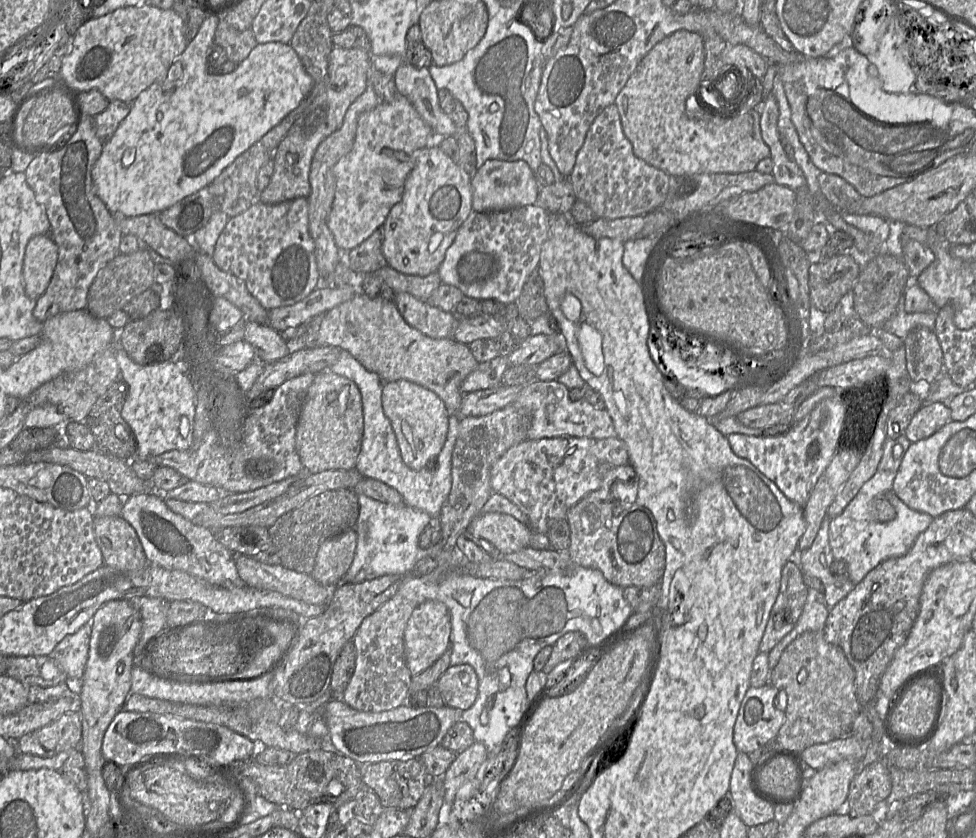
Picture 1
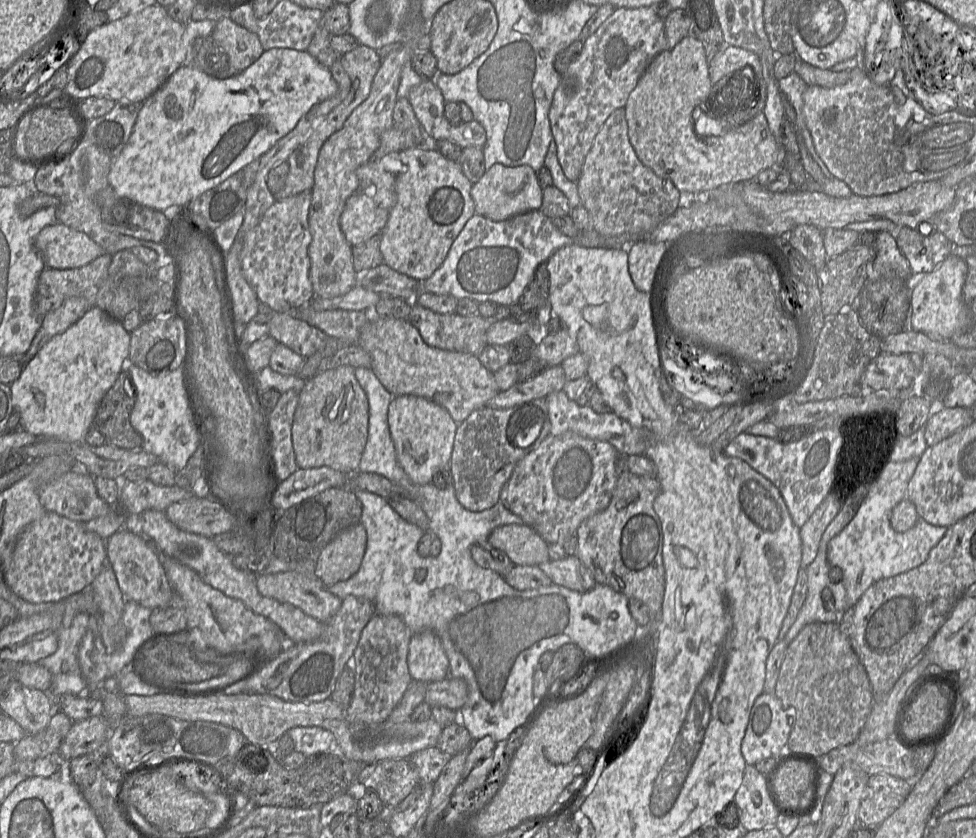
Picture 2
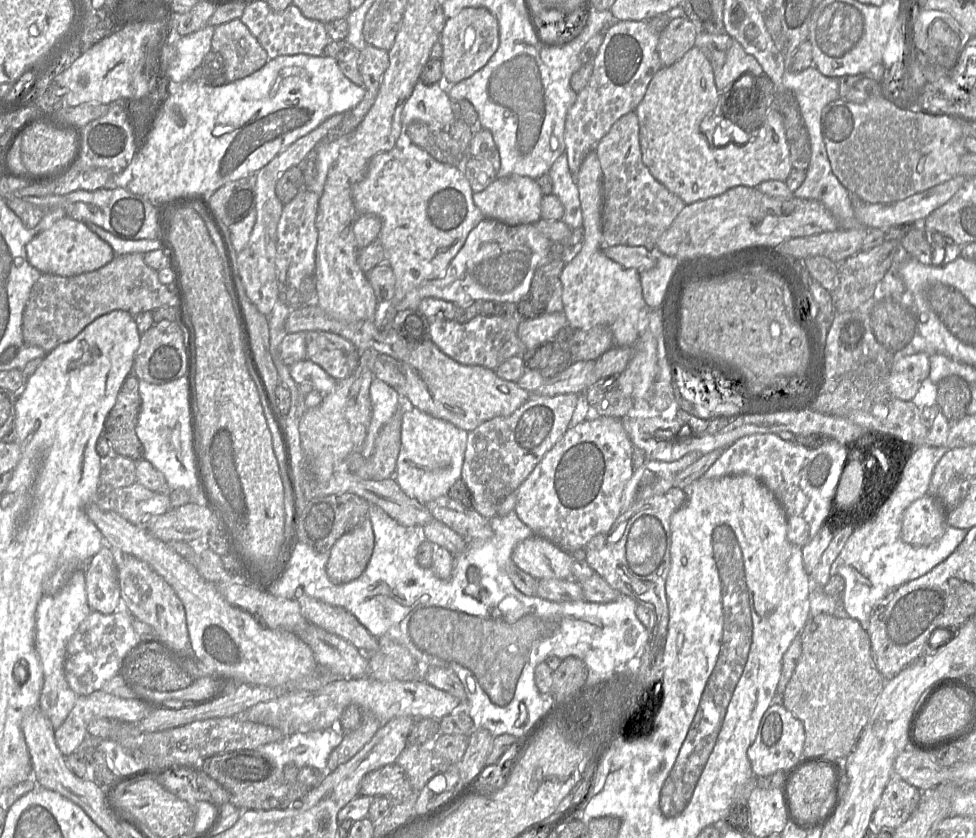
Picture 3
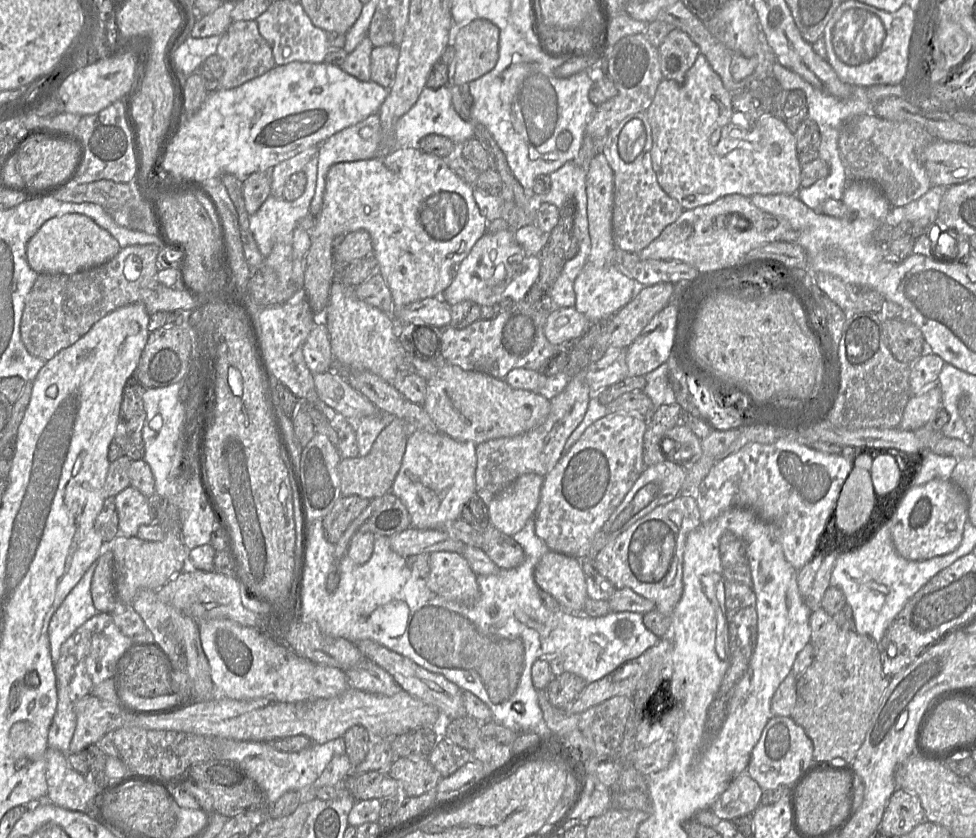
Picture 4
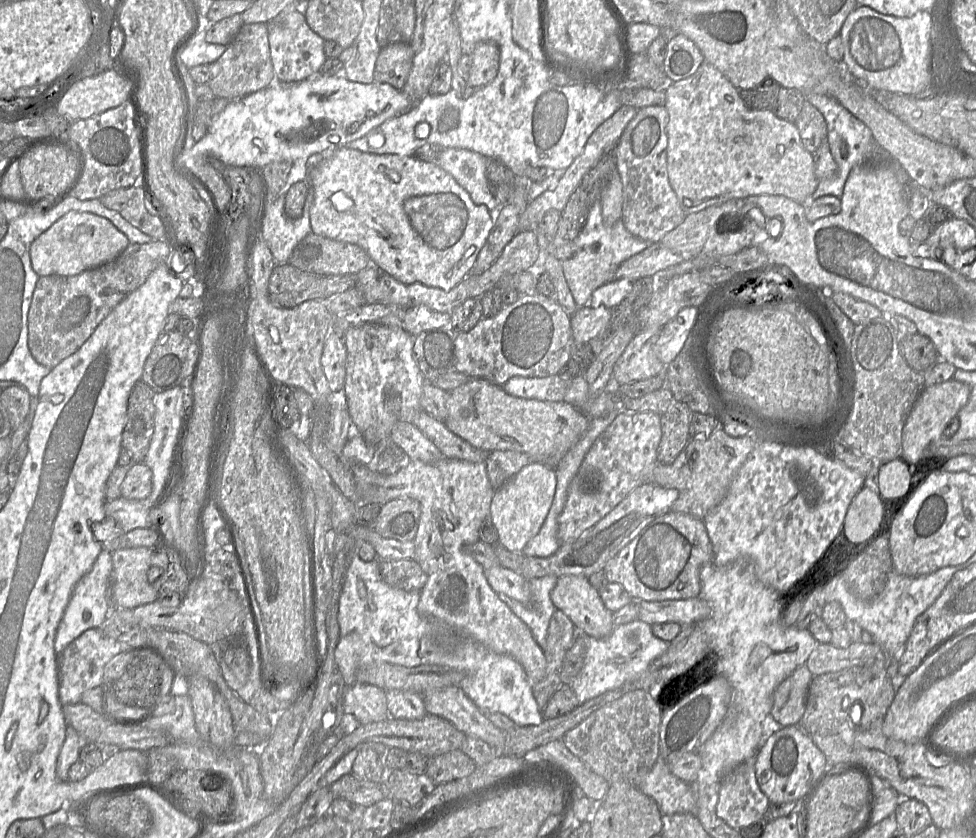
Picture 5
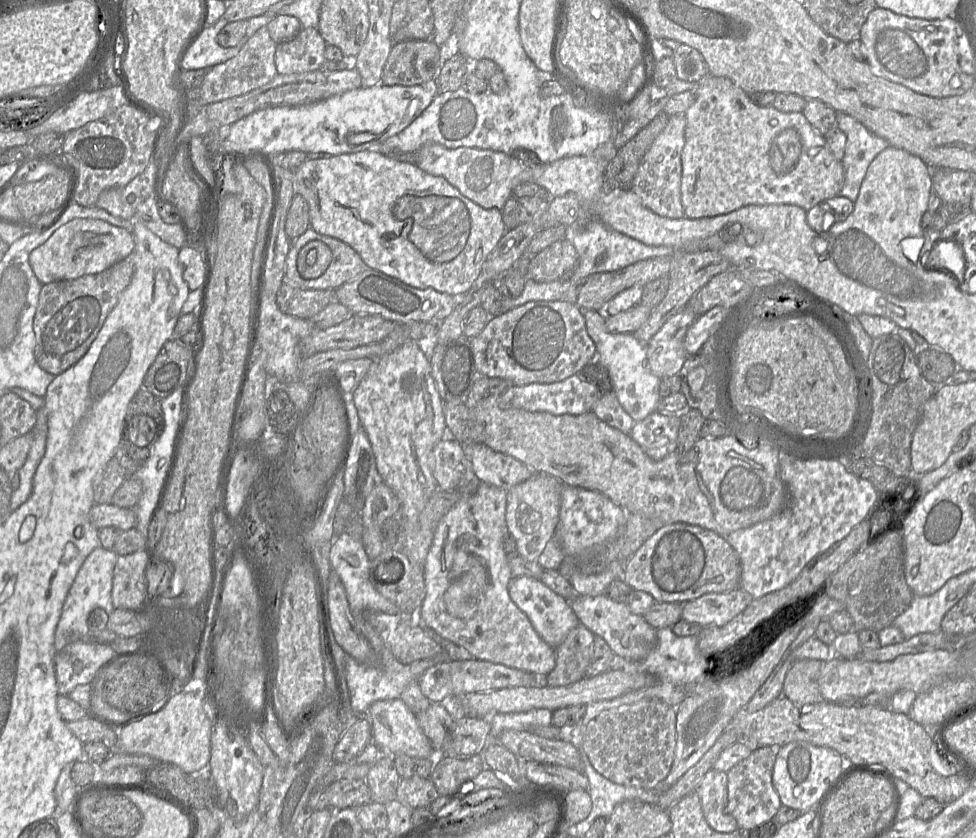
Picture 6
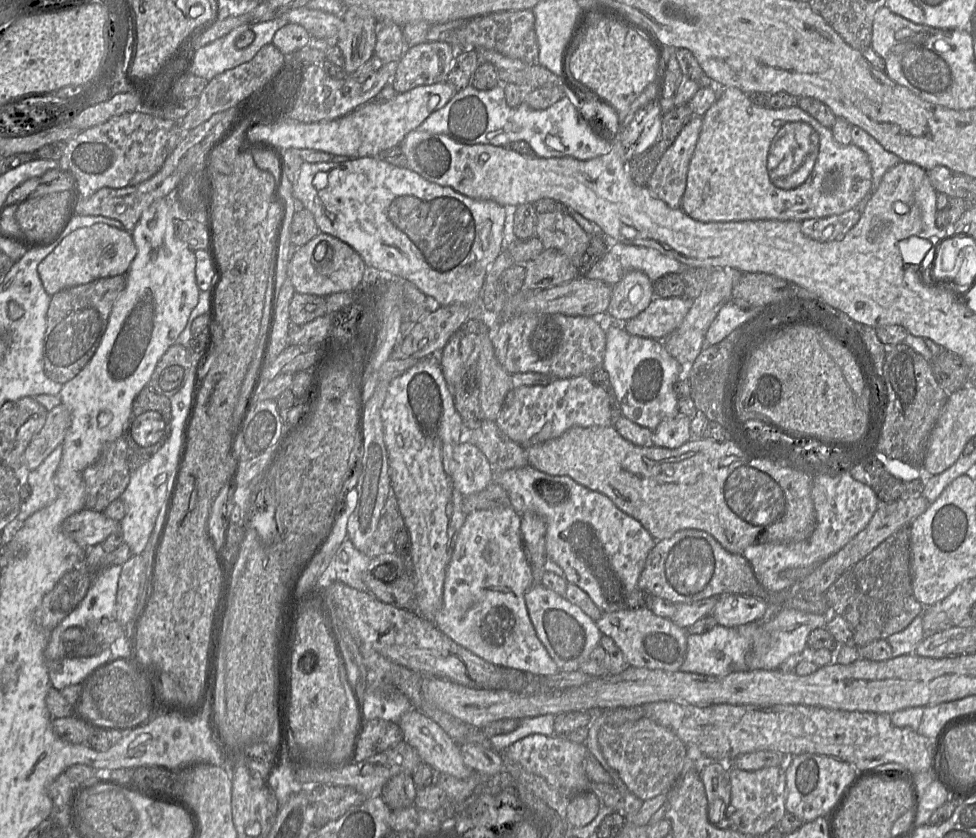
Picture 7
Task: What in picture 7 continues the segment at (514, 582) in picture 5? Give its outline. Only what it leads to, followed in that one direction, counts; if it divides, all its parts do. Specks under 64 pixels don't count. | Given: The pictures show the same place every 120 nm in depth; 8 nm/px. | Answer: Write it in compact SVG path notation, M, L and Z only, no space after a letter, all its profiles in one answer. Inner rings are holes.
M536 582L525 593L526 607L536 631L549 655L560 671L578 671L592 651L600 644L602 633L587 614L564 596L545 588Z

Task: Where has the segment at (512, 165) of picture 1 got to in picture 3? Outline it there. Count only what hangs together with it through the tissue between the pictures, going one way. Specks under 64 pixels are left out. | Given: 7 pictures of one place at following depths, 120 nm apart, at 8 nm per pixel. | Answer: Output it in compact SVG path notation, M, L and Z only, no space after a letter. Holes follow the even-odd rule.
M512 174L497 178L483 191L473 193L474 204L485 218L497 220L506 225L534 224L541 219L543 193L535 179Z

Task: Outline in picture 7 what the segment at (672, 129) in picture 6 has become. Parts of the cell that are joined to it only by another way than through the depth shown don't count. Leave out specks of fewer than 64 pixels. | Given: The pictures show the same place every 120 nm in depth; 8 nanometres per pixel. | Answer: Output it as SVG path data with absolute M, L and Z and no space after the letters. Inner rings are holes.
M693 113L691 120L664 152L648 180L647 188L671 208L680 208L702 121L701 116Z

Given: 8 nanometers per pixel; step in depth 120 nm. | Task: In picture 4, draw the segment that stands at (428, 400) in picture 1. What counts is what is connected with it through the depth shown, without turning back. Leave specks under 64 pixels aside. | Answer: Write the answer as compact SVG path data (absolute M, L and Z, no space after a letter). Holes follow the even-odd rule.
M412 429L390 492L408 509L413 528L439 530L460 519L464 505L476 495L476 467L474 443L456 440L442 432Z

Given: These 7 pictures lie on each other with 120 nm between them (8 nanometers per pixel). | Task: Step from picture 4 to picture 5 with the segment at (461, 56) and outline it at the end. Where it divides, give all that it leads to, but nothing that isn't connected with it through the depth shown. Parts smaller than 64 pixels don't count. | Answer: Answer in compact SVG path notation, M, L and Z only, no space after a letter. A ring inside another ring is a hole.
M478 42L471 52L471 59L468 84L479 88L495 79L500 66L500 49L495 42Z

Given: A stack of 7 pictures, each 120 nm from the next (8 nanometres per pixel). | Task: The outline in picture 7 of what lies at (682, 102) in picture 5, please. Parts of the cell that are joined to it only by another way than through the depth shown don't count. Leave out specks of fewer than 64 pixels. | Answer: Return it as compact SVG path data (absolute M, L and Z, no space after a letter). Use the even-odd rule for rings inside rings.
M736 87L718 90L718 99L702 117L702 128L689 163L680 209L701 222L791 220L839 215L854 209L872 192L867 154L850 143L839 144L831 128L820 124L798 105L771 109L757 106Z

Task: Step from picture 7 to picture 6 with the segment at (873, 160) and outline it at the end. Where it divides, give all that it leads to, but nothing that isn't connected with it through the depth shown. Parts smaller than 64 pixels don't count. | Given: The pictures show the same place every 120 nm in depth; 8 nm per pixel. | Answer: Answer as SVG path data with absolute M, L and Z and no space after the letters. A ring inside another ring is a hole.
M837 112L836 126L847 136L845 153L841 160L844 182L838 195L854 203L870 163L881 151L889 147L890 143L843 112Z

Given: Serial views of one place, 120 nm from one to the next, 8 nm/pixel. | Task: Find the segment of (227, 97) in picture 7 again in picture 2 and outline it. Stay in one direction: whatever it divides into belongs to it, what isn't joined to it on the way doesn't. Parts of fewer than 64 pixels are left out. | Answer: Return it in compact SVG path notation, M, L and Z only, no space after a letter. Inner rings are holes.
M229 16L216 22L211 36L214 44L227 54L229 66L236 72L248 68L264 52L259 37Z

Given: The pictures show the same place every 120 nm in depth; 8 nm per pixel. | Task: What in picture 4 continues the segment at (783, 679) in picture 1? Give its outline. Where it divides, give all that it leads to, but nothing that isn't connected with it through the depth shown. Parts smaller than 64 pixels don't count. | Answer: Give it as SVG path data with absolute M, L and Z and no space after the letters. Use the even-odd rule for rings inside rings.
M821 607L812 611L810 628L814 661L801 676L797 676L797 701L791 717L811 739L813 758L819 761L819 765L852 763L865 740L871 719L880 705L890 678L883 672L879 647L872 638L859 634L855 629L841 628Z

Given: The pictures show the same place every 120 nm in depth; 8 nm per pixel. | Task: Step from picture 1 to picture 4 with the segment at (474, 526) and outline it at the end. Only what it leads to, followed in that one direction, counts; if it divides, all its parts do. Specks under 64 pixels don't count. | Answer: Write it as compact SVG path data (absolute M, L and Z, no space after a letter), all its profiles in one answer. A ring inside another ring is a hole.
M549 550L535 567L534 581L537 586L549 593L560 604L564 611L581 613L588 599L586 575L575 557Z

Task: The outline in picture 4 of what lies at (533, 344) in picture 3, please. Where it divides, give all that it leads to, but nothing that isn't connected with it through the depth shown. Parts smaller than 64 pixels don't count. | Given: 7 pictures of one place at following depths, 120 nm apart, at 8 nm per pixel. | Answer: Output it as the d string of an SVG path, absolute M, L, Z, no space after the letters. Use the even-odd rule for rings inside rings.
M574 307L555 308L546 315L544 333L553 345L572 344L590 325L591 321Z

